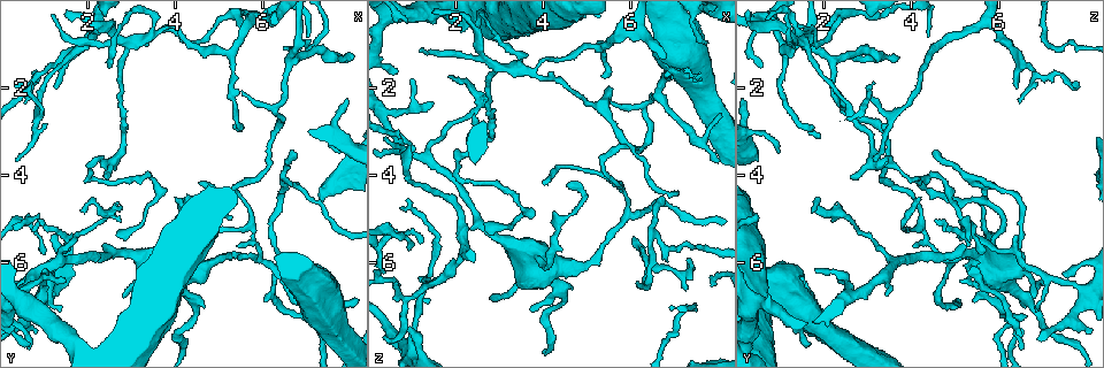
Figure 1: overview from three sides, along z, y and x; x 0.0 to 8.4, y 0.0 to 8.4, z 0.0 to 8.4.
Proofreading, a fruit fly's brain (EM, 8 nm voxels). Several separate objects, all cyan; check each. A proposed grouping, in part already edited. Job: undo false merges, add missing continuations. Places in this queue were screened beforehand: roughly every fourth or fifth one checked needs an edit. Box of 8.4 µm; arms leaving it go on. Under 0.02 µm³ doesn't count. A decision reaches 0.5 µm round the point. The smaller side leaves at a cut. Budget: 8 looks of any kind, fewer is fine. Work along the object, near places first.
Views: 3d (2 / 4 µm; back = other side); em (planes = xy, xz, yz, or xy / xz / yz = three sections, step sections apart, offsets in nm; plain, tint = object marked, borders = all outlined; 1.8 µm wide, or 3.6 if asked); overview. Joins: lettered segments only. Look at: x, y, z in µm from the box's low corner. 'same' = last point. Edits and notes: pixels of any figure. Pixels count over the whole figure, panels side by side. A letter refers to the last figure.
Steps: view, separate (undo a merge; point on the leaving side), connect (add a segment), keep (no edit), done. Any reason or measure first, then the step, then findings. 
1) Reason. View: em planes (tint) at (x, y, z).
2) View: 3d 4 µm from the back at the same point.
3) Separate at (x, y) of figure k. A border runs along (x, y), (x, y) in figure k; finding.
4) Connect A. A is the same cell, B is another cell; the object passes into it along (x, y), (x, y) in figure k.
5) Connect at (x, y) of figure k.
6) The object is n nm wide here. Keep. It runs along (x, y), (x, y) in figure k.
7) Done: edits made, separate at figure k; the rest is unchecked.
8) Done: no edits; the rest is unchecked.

Abrupt turn. View: 3d 4 µm at (3.80, 0.60, 1.70).

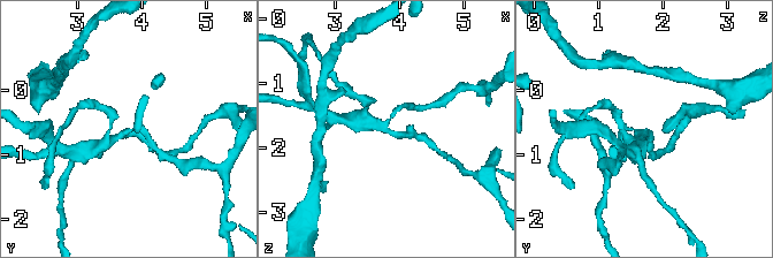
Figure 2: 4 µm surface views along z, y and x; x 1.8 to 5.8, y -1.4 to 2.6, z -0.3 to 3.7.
4 arms meet here. View: em yz step 16 (tint) at (3.80, 0.65, 1.75).

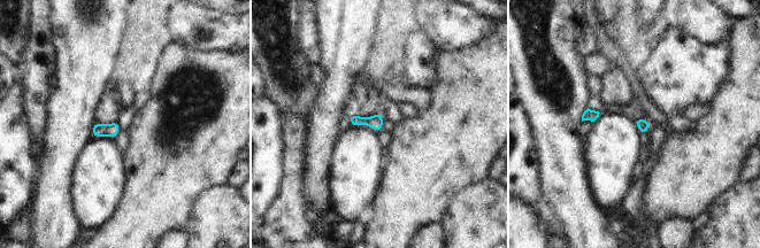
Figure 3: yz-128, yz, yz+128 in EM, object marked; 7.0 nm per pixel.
Cut it another way. View: em planes (borders) at the same point.

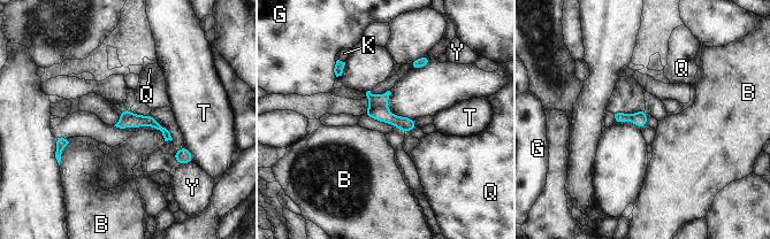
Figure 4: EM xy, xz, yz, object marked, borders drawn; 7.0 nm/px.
The object is 100 nm wide here; the longest contact is with B, 180 nm. Separate at (405, 124) of figure 4. B, G, K, Q, T and Y are other cells; two neurons meet here.

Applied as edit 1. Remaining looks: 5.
View: overview.

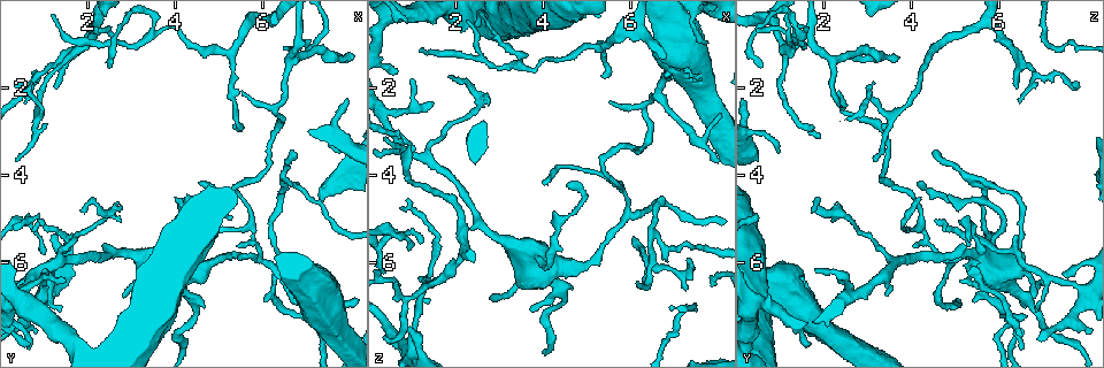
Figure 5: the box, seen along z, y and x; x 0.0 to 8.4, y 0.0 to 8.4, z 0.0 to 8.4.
Sharp bend. View: em xy step 16 (tint) at (1.40, 6.00, 3.55).

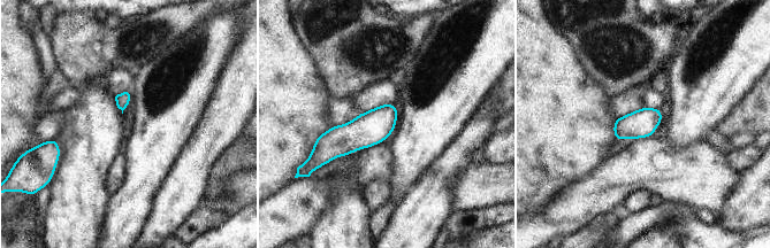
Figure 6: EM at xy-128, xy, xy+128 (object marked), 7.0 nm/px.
Another direction. View: em planes (borders) at the same point.

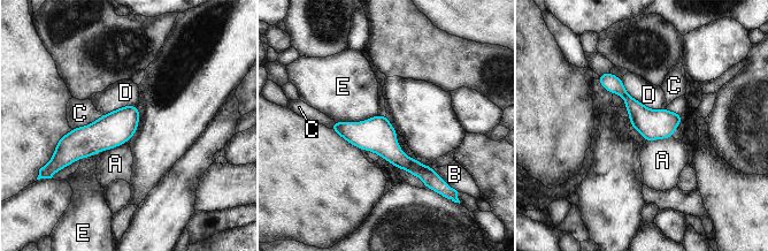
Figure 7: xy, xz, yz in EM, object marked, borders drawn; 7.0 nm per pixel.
The object is 220 nm wide here; the longest contact is with D, 380 nm. Keep. A, B, C, D and E are other cells; one neuron here.

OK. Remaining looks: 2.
Done: edits made, separate at figure 4; the rest is unchecked.

